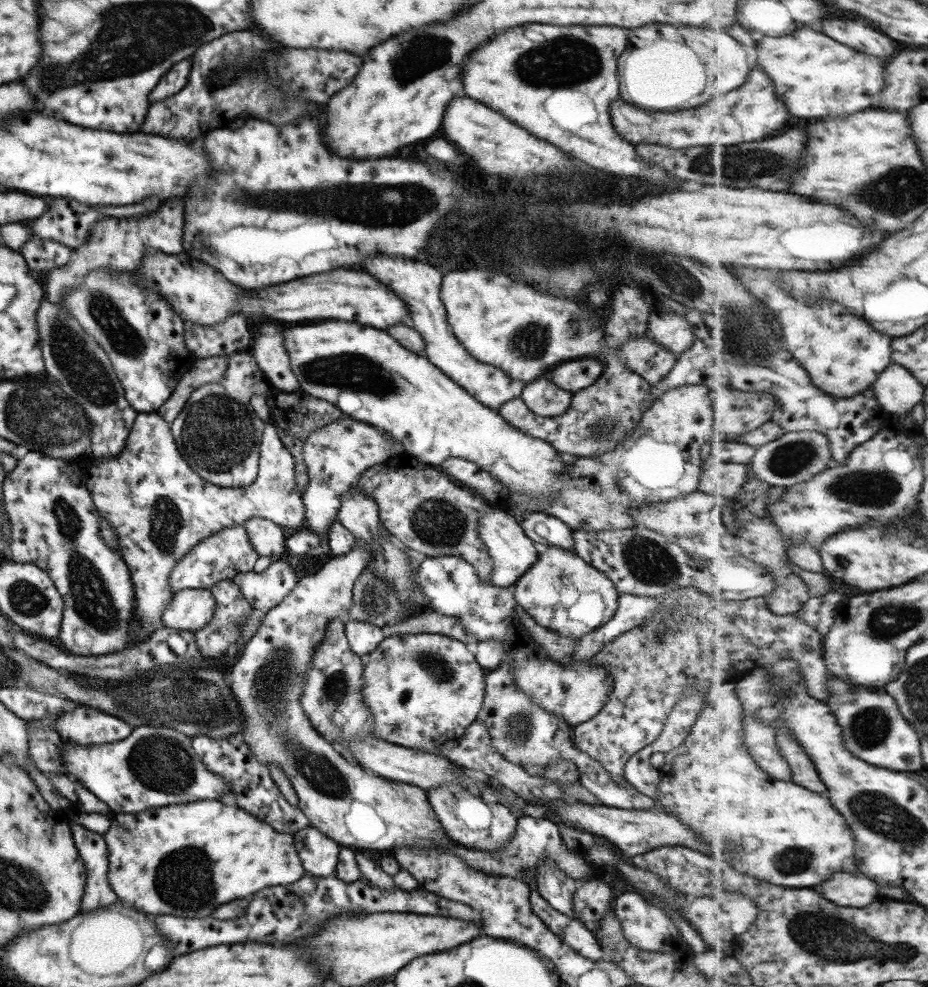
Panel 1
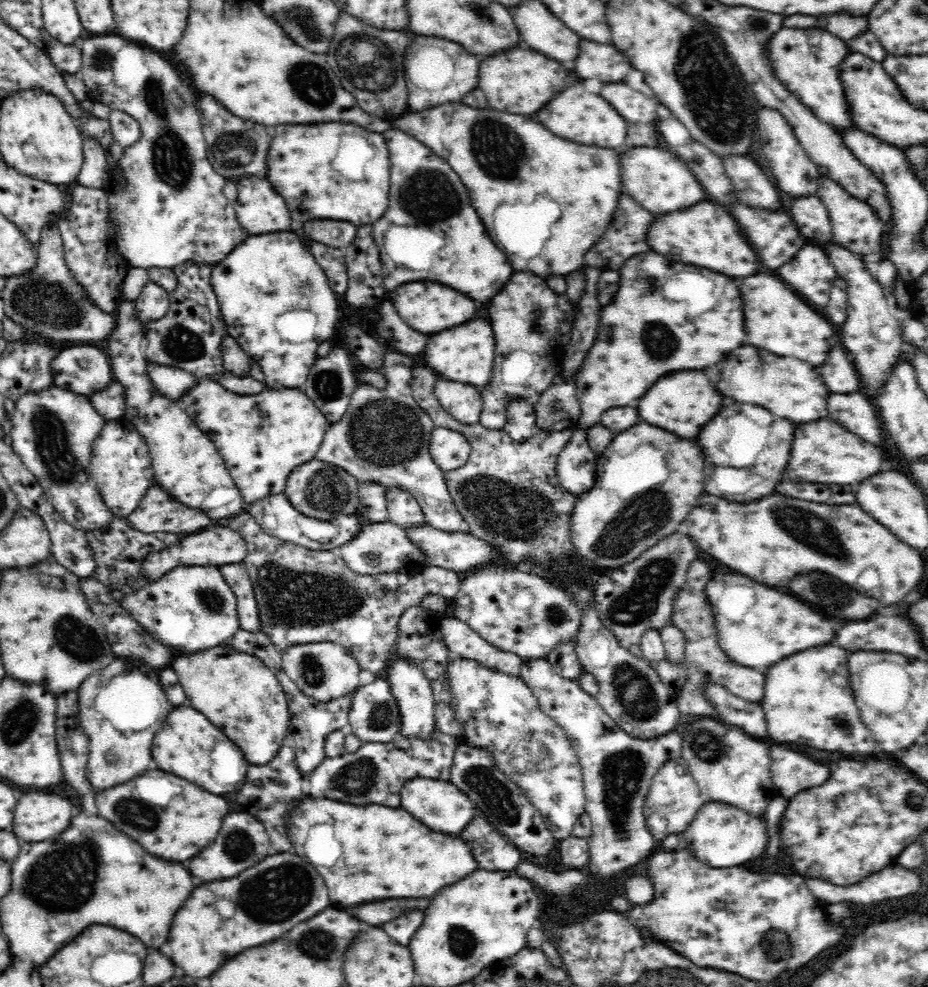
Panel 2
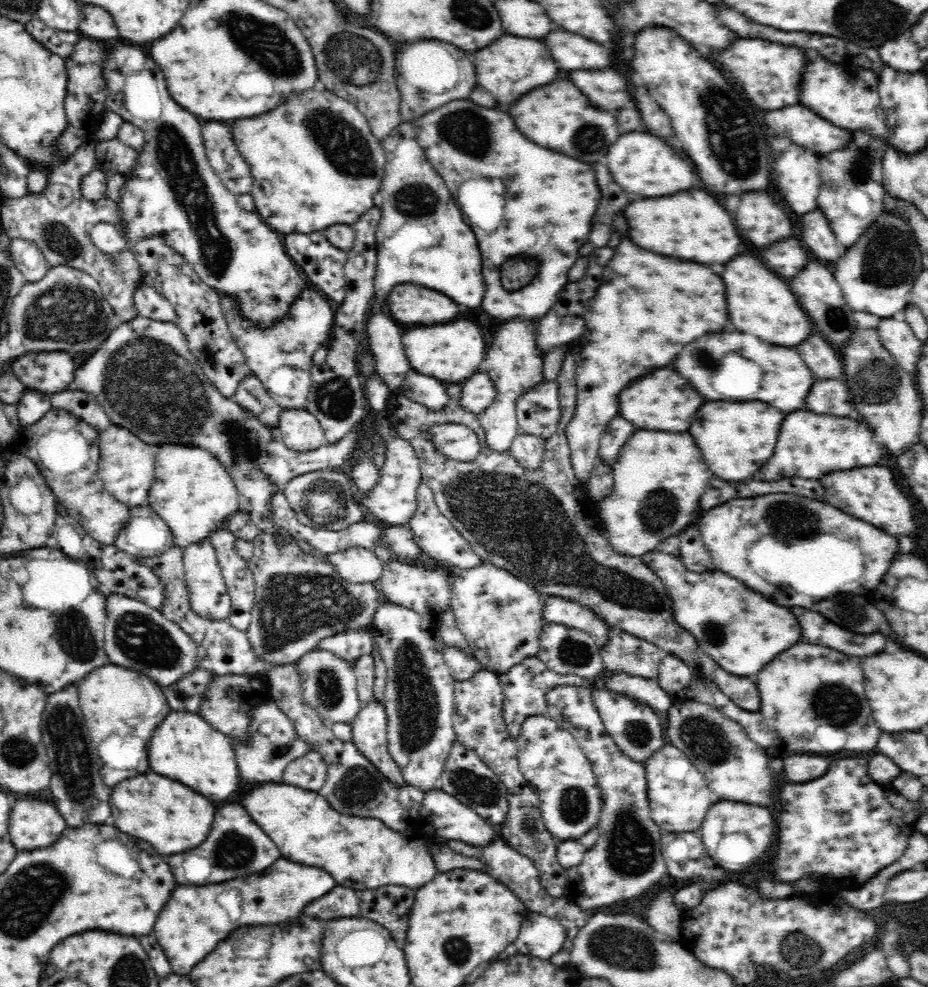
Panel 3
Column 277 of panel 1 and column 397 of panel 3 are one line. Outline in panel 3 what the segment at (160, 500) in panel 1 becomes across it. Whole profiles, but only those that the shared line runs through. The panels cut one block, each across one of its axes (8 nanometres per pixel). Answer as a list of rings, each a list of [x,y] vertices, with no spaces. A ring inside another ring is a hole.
[[[377,412],[380,417],[382,438],[389,441],[389,447],[385,453],[385,461],[380,469],[378,482],[366,492],[360,494],[359,506],[371,519],[379,524],[408,525],[416,512],[416,488],[421,482],[420,459],[416,456],[414,449],[408,445],[408,441],[402,441],[396,437],[394,430],[385,420],[384,412]]]

